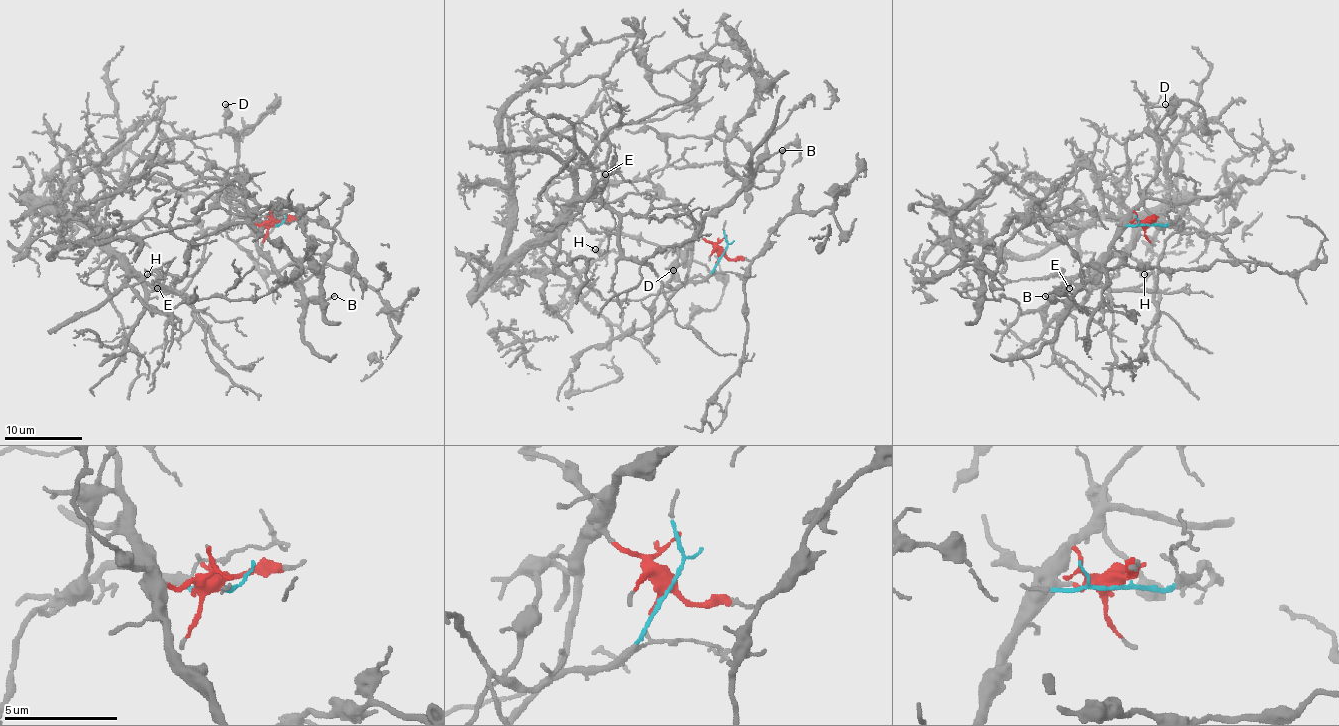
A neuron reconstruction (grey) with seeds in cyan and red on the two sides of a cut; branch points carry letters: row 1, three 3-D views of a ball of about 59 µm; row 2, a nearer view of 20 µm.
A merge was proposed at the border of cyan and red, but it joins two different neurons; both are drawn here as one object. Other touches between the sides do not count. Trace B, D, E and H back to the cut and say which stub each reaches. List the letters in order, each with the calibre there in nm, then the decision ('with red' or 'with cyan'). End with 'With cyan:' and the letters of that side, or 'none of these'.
B: calibre 140 nm; with red
D: calibre 130 nm; with red
E: calibre 150 nm; with cyan
H: calibre 160 nm; with cyan
With cyan: E, H

